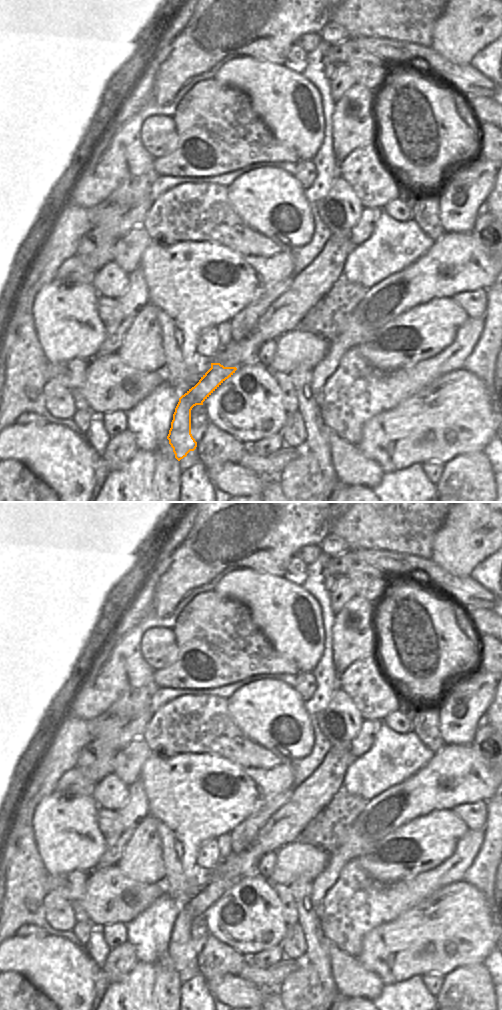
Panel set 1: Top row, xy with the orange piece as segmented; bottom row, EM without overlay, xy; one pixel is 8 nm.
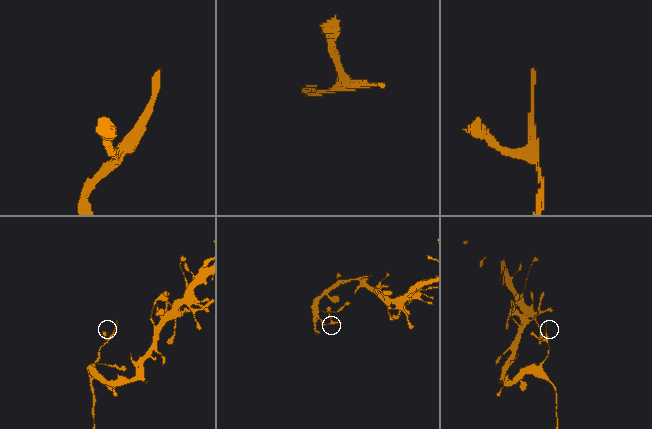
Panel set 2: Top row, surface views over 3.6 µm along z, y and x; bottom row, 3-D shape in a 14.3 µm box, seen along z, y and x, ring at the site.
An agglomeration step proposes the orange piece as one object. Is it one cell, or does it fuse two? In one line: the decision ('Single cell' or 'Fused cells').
Fused cells.

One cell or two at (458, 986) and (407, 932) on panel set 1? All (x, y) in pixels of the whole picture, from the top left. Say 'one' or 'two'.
two

